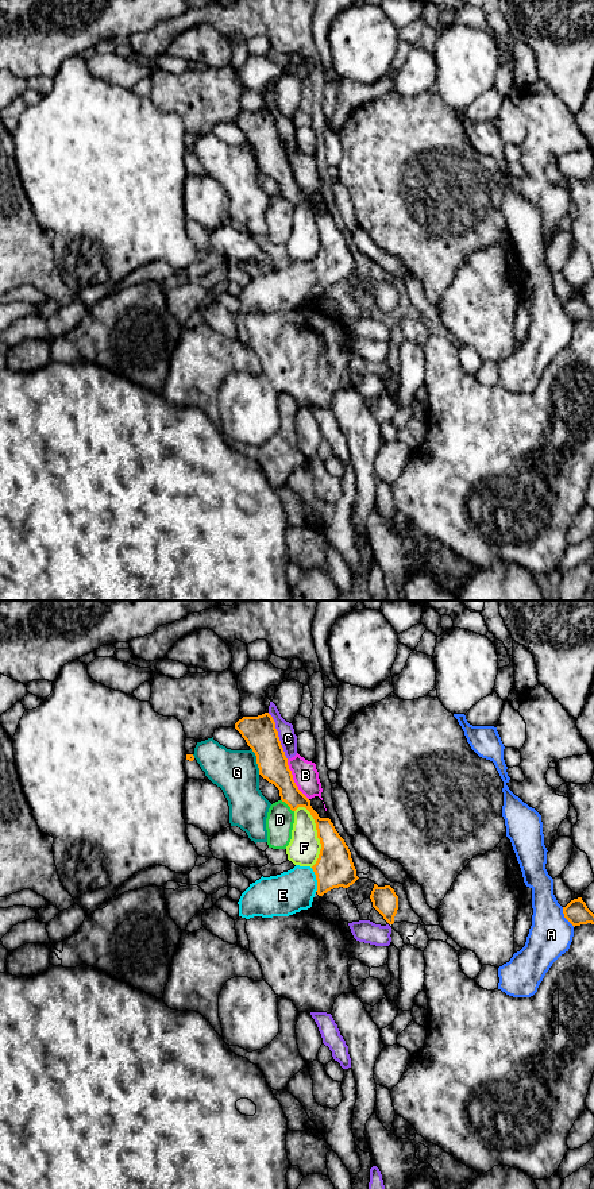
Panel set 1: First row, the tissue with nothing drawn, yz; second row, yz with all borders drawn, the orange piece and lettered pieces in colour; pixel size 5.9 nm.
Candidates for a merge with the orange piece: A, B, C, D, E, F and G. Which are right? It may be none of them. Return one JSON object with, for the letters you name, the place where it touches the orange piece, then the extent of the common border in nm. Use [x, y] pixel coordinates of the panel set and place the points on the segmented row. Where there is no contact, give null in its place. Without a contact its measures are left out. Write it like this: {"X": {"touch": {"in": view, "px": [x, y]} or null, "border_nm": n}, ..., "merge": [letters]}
{"E": {"touch": {"in": "yz", "px": [316, 879]}, "border_nm": 150}, "merge": ["E"]}

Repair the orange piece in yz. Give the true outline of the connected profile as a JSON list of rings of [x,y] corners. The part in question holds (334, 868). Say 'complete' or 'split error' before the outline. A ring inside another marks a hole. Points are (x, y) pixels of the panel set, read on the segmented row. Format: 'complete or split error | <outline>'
split error | [[[269,713],[258,717],[243,717],[235,723],[235,729],[255,753],[259,775],[279,790],[281,800],[285,802],[292,811],[296,811],[298,807],[305,807],[310,812],[316,823],[317,838],[321,844],[319,858],[312,868],[296,865],[288,872],[270,877],[262,876],[259,880],[250,884],[238,902],[239,916],[246,919],[254,916],[289,916],[301,910],[310,908],[316,893],[323,896],[333,888],[348,888],[352,885],[359,877],[356,876],[351,852],[336,831],[331,819],[320,818],[312,808],[310,800],[296,785],[273,717]]]

